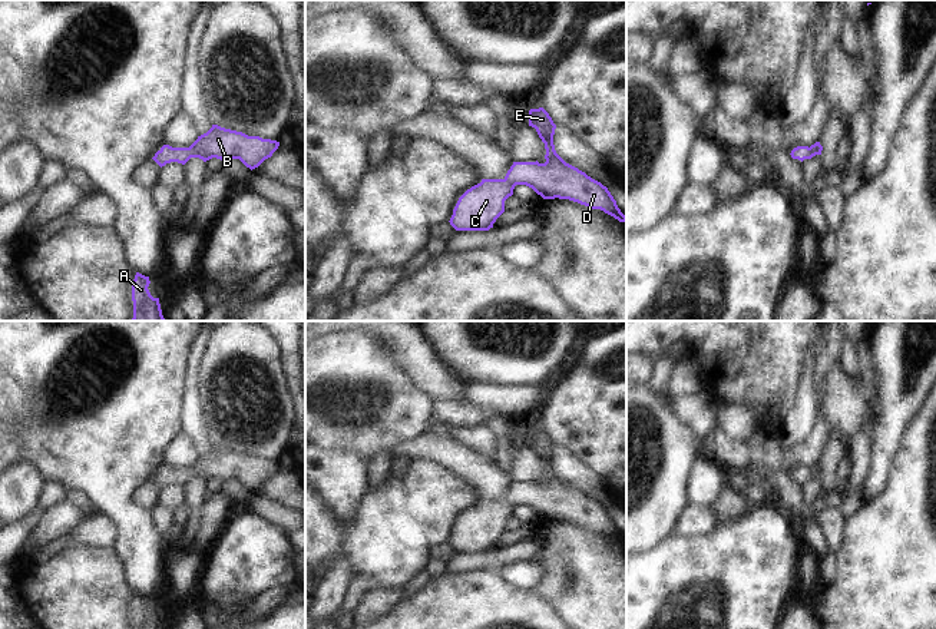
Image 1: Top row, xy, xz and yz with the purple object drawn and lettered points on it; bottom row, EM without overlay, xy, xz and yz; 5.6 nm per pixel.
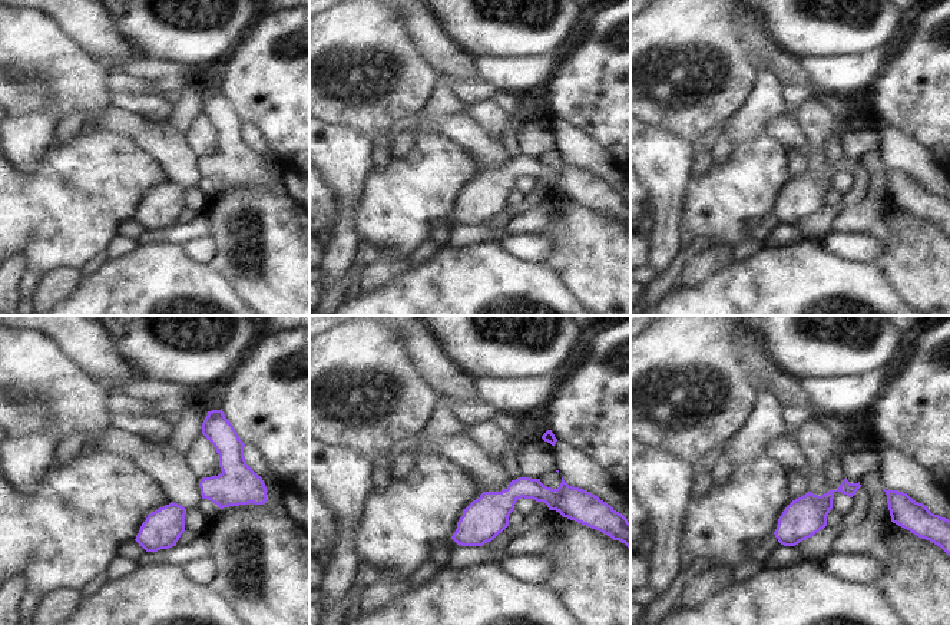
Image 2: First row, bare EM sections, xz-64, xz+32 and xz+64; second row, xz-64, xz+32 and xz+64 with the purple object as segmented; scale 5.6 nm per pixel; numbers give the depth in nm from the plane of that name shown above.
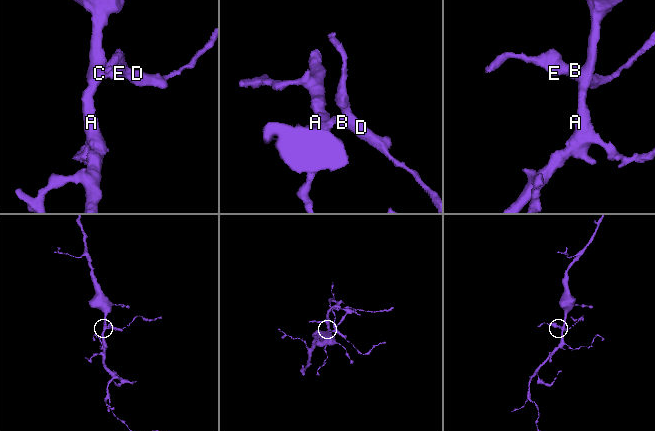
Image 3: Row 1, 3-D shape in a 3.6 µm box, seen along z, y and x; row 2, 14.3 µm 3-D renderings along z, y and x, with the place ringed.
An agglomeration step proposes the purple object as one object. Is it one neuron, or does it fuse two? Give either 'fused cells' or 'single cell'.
single cell

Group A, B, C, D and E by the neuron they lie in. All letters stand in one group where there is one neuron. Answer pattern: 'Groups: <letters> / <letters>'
Groups: A B C D E.

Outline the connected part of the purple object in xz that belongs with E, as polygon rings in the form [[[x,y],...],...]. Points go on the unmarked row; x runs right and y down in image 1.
[[[543,428],[529,431],[529,447],[536,450],[545,464],[546,483],[513,483],[503,500],[482,500],[467,510],[459,519],[449,542],[456,552],[493,549],[516,506],[532,509],[543,520],[569,520],[626,543],[606,507],[566,484],[556,474],[553,466],[556,446]]]

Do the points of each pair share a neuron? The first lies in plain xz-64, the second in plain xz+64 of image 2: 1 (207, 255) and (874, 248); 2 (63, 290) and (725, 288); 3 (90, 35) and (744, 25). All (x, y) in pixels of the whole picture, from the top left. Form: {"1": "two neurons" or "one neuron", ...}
{"1": "one neuron", "2": "two neurons", "3": "one neuron"}

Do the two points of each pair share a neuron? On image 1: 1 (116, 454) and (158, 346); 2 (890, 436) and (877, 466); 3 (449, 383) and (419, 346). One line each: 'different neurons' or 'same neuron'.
1: same neuron
2: same neuron
3: same neuron

